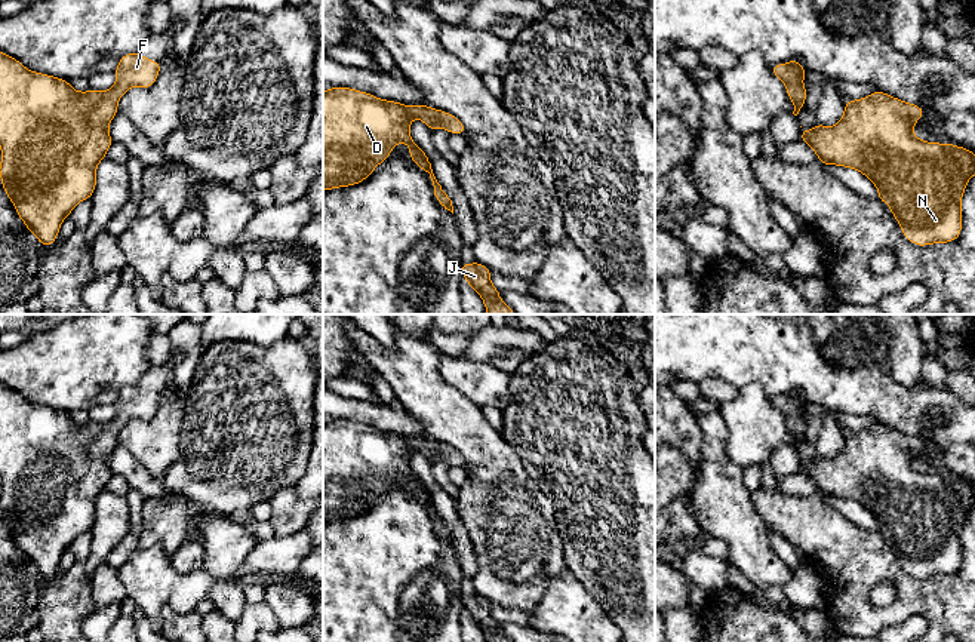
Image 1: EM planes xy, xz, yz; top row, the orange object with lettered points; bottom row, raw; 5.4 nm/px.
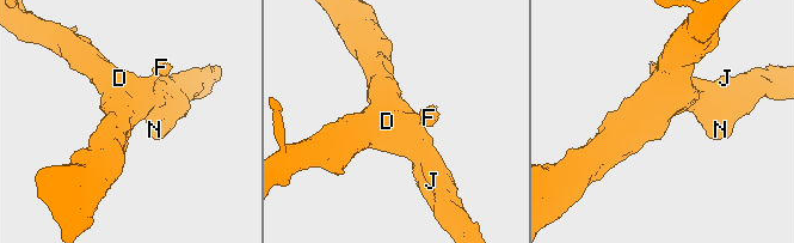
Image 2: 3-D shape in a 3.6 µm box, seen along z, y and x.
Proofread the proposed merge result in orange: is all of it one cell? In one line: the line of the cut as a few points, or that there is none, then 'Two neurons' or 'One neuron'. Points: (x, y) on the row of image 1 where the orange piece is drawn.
No split. One neuron

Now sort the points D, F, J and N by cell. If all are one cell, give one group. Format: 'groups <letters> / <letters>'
groups D F J N

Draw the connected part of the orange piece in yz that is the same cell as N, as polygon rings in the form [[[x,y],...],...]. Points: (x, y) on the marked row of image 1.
[[[885,92],[845,102],[845,113],[836,126],[802,128],[800,141],[816,153],[821,165],[859,171],[873,181],[879,200],[891,208],[902,234],[917,246],[948,243],[962,233],[962,197],[968,181],[975,176],[975,154],[951,142],[926,142],[913,135],[916,120],[925,110]]]

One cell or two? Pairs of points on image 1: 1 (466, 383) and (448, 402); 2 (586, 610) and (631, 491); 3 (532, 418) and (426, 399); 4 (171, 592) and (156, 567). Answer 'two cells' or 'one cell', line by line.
1: two cells
2: two cells
3: two cells
4: one cell

